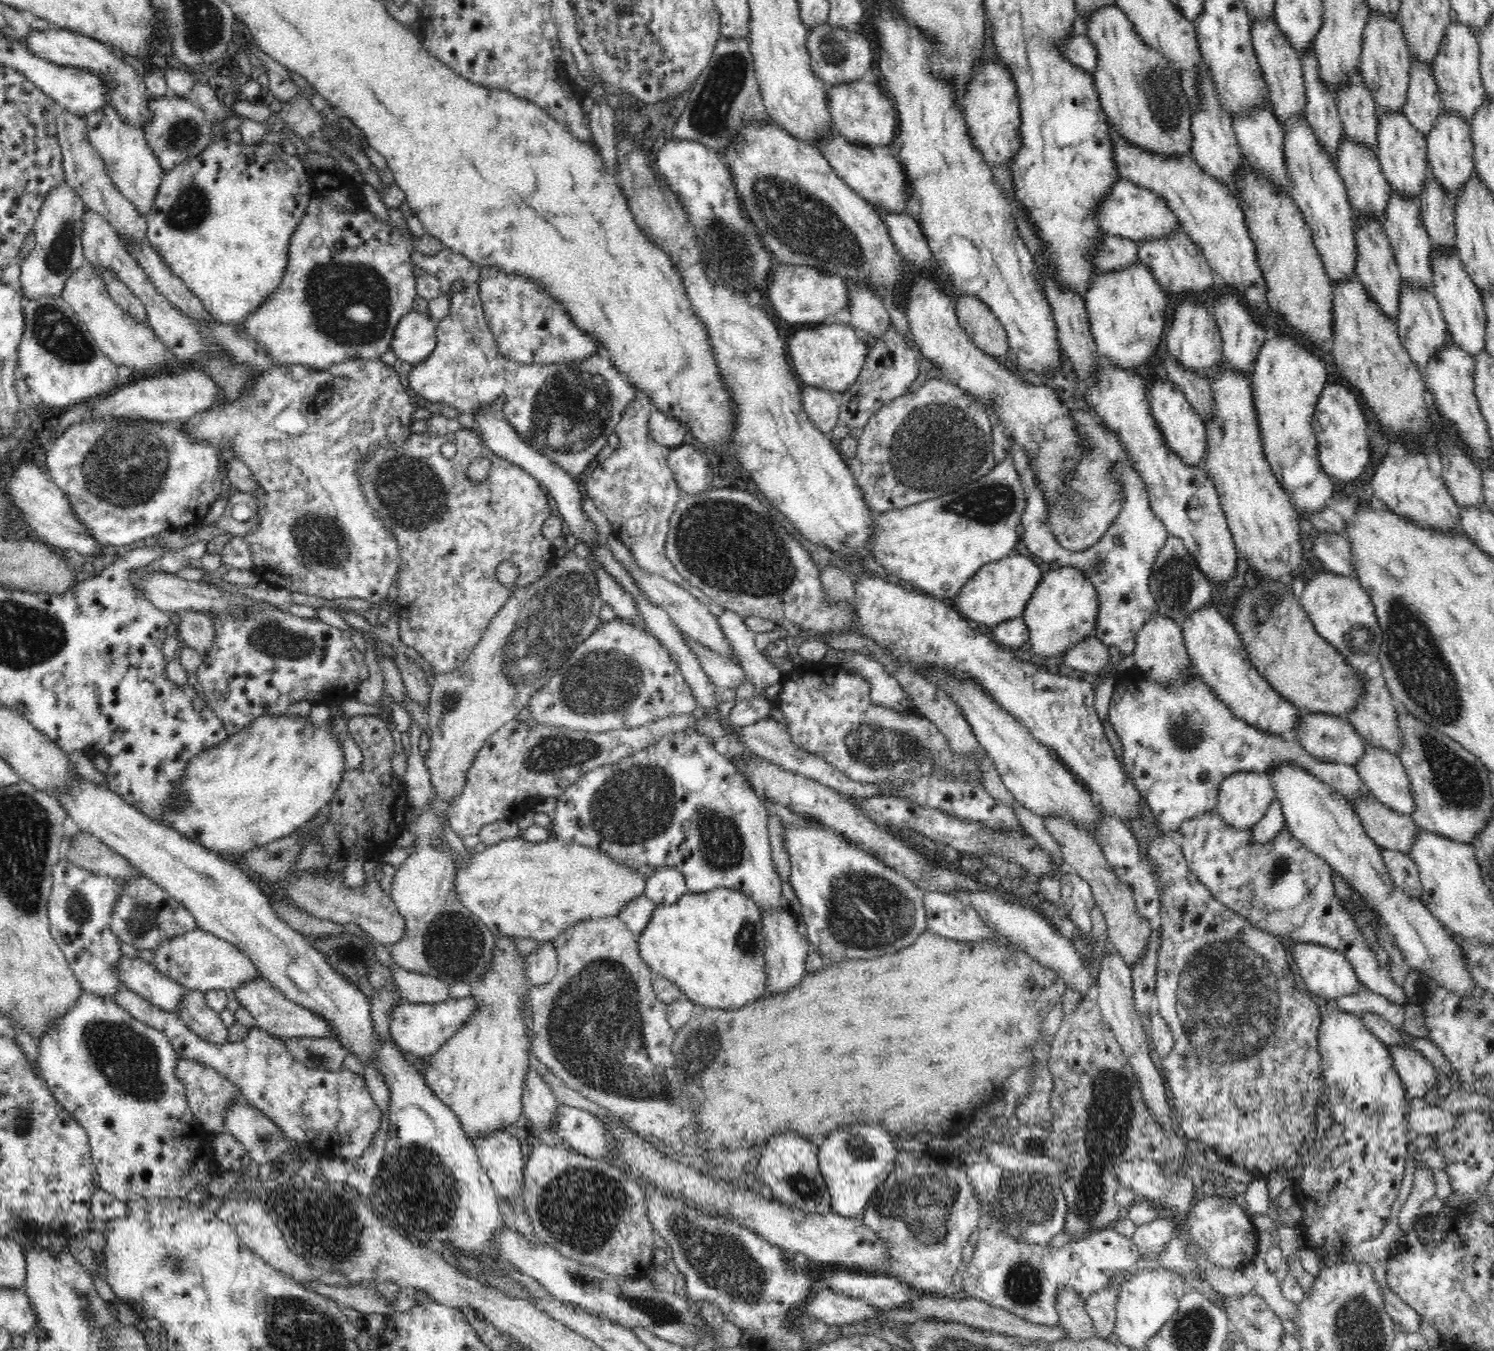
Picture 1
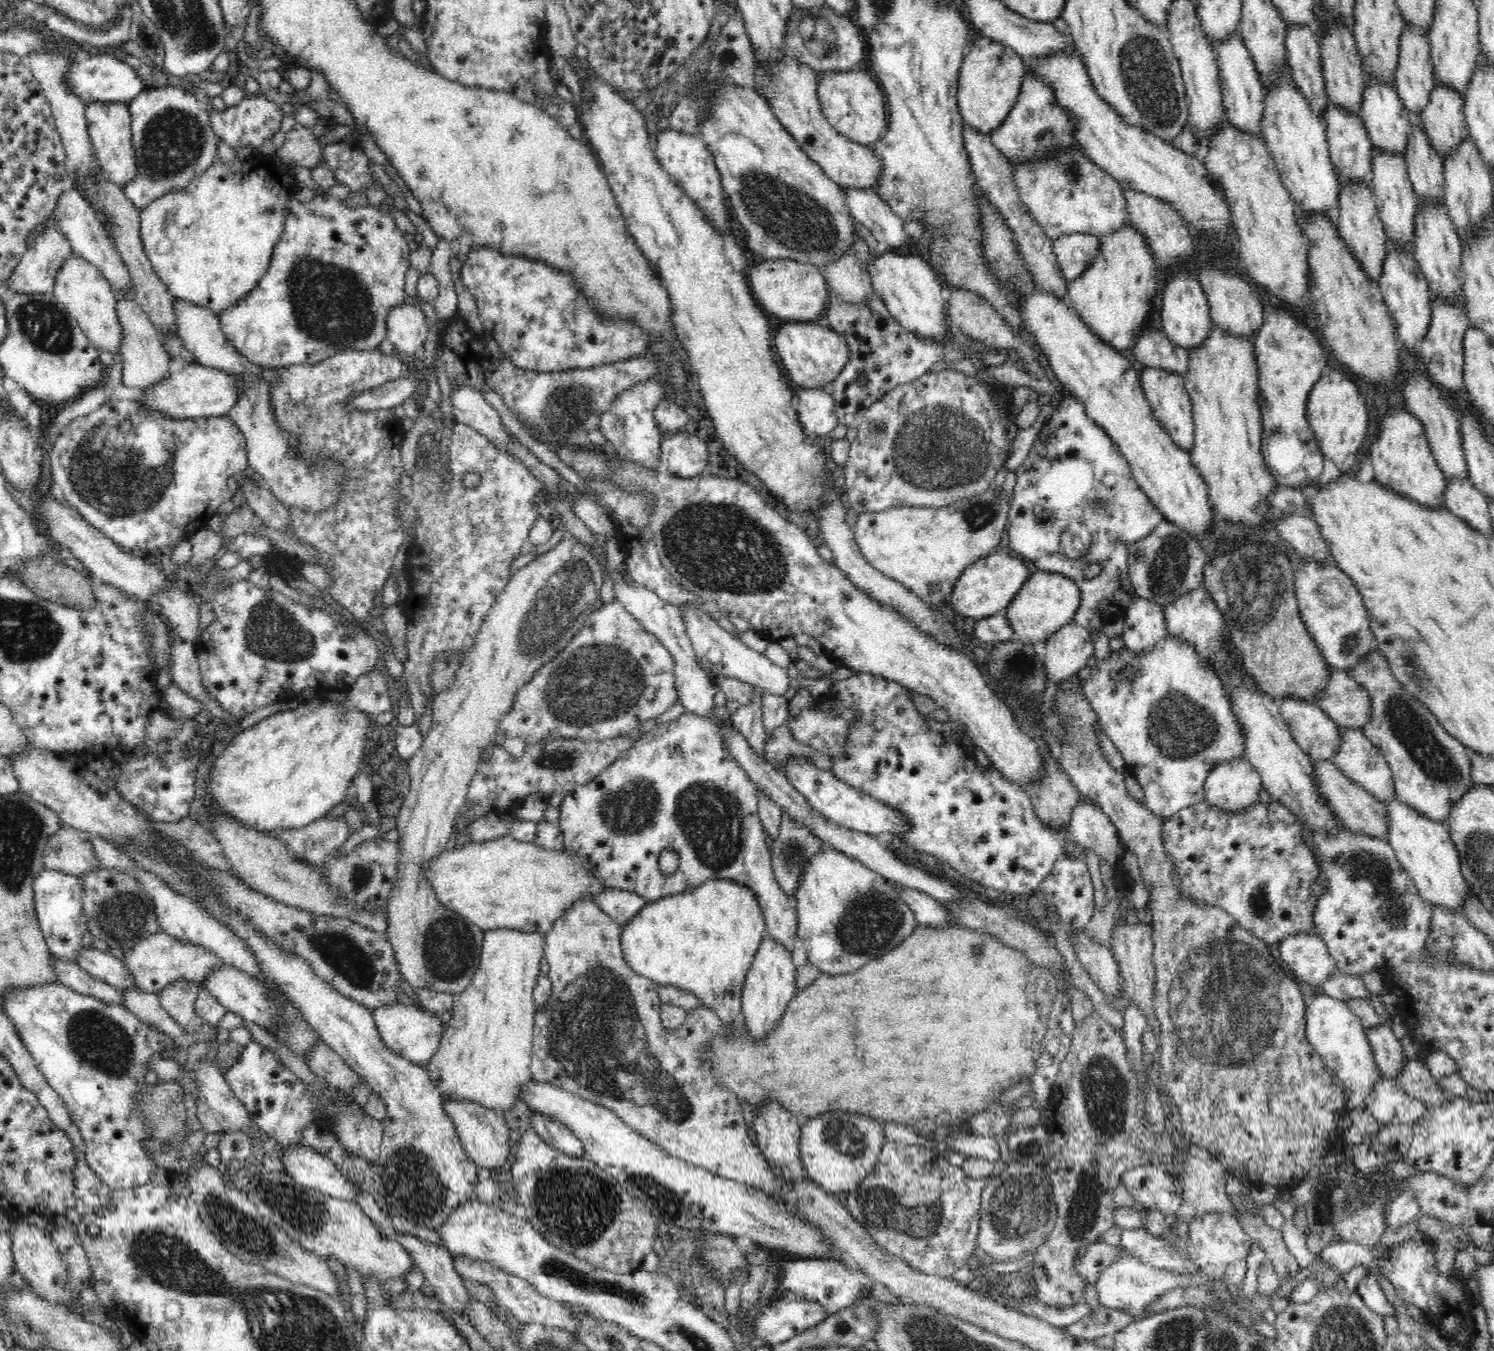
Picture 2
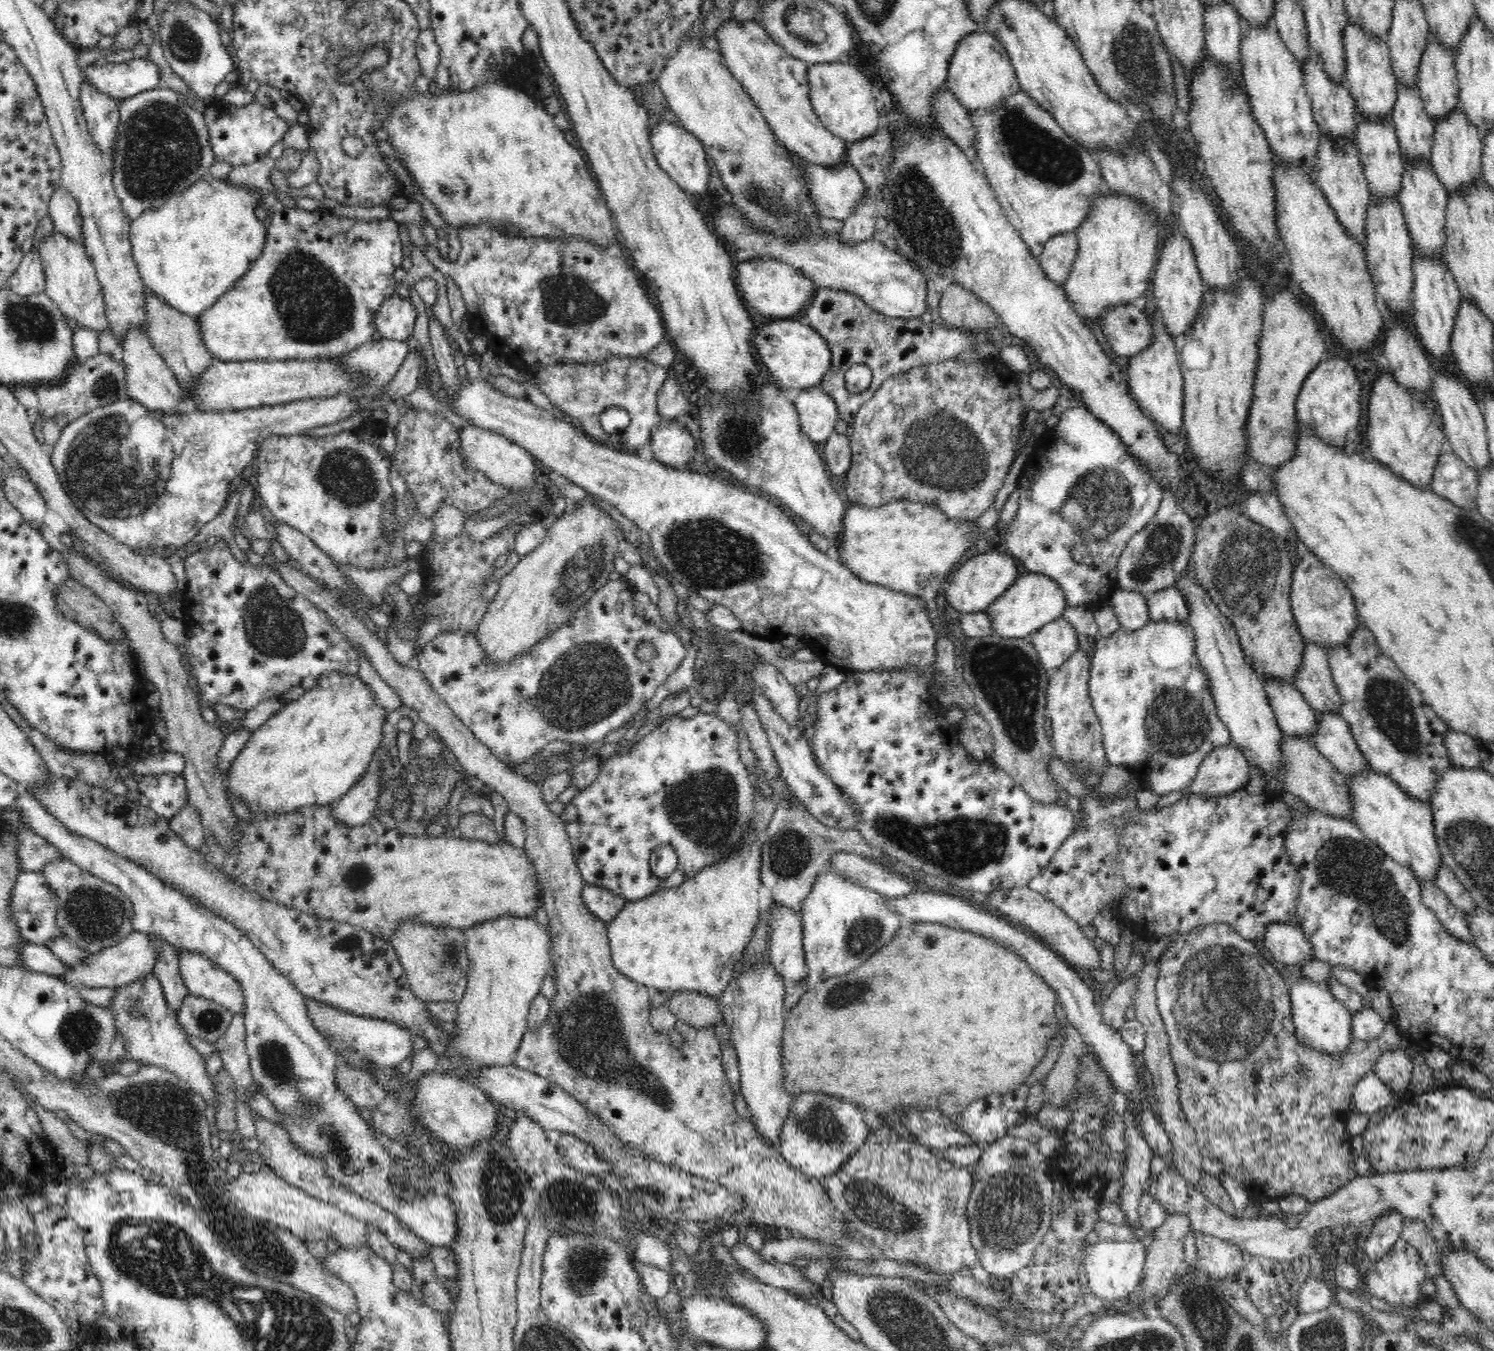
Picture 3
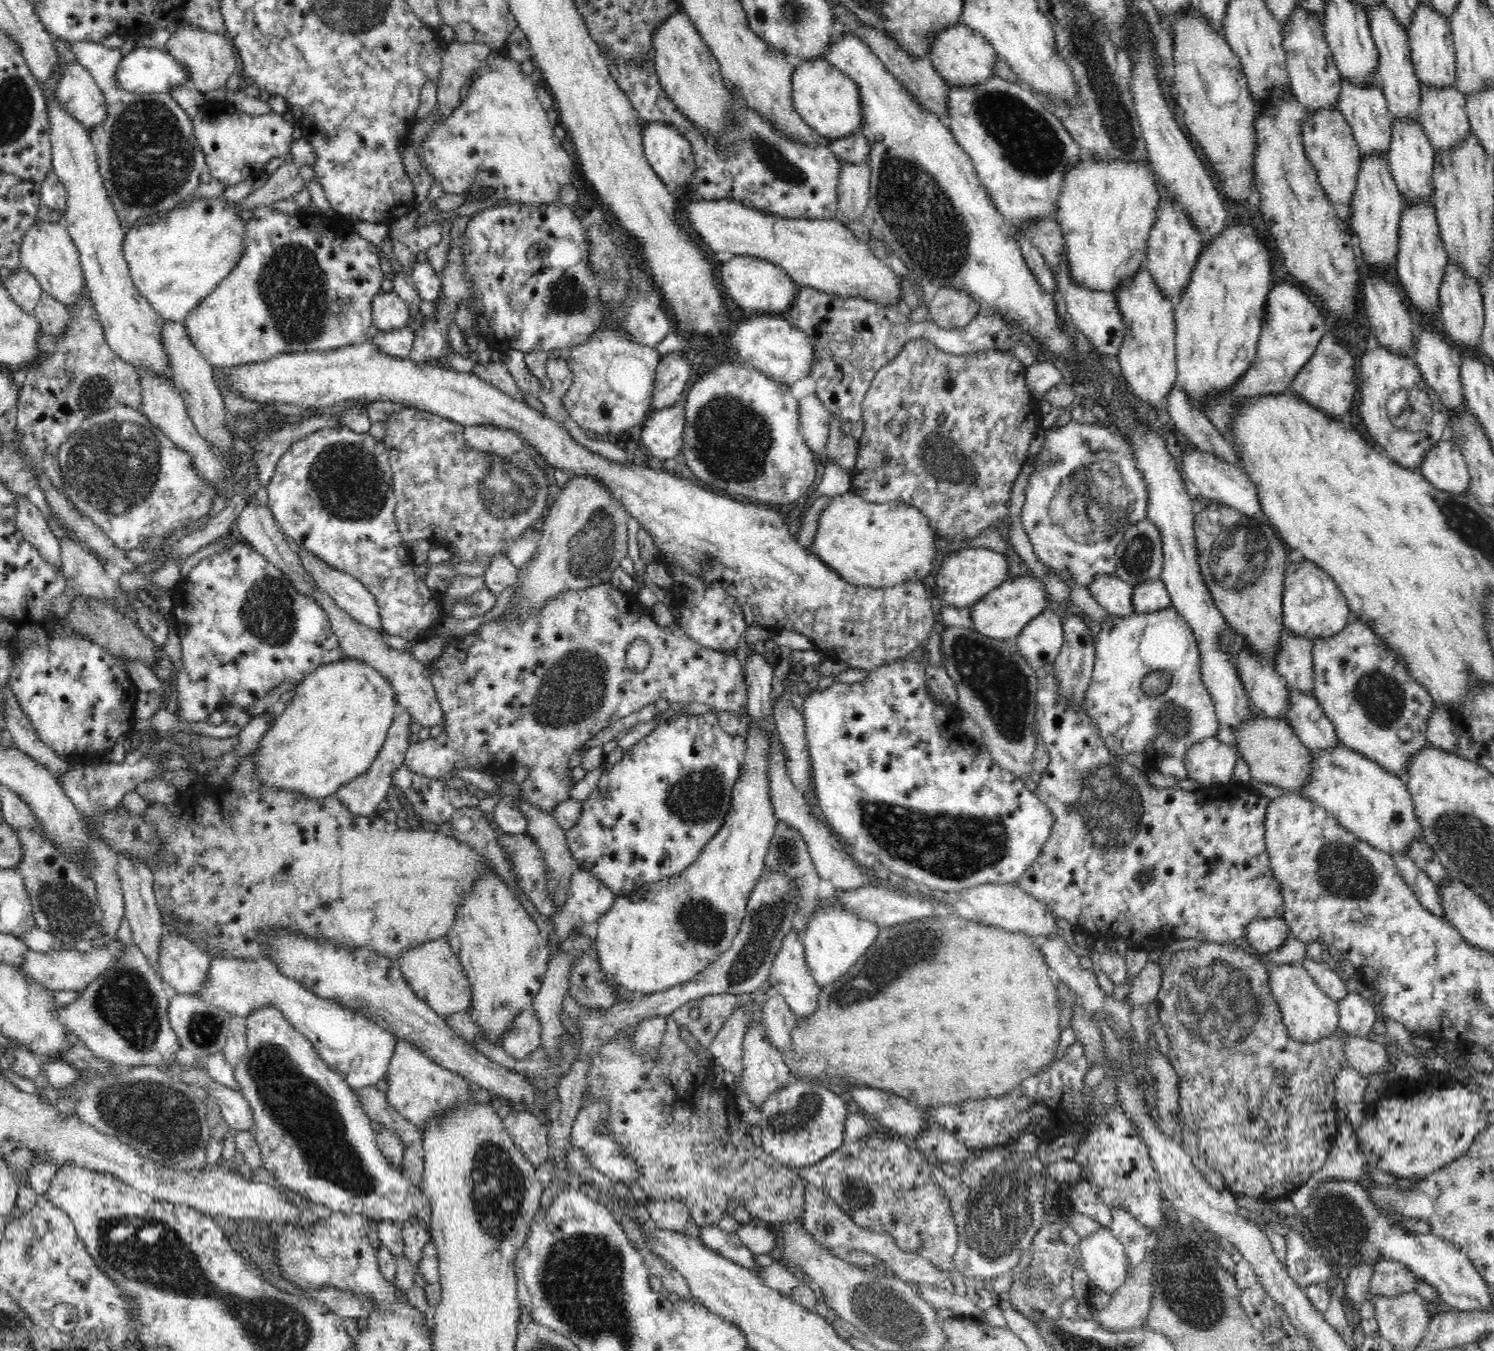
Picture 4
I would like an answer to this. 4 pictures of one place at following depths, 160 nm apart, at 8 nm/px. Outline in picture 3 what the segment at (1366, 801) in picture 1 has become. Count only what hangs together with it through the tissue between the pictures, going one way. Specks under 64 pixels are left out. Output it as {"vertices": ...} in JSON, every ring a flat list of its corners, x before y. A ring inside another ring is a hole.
{"vertices":[[1284,735,1281,742,1283,756,1283,788,1298,796,1308,807,1318,809,1336,818,1351,820,1353,813,1352,797,1345,781,1346,775,1337,771,1314,744,1298,735]]}

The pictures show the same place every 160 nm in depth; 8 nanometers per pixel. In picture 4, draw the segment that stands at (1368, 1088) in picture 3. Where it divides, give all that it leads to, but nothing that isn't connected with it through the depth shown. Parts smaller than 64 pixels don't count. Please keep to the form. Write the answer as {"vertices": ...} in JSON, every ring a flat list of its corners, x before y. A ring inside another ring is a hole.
{"vertices":[[1350,1066,1342,1068,1334,1079,1333,1093,1337,1108,1343,1109,1346,1104,1362,1102,1367,1084,1361,1072]]}

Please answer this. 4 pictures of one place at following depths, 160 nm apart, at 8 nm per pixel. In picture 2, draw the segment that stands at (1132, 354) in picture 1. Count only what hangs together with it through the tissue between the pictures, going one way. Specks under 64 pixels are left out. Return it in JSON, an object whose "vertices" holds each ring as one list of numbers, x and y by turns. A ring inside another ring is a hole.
{"vertices":[[1132,223,1122,225,1113,233,1099,237,1100,250,1097,257,1084,269,1078,278,1067,285,1067,302,1090,327,1090,331,1118,351,1131,349,1139,339,1142,329,1150,325,1150,300,1156,296,1158,286,1158,270,1150,245,1146,243,1146,235,1138,231]]}

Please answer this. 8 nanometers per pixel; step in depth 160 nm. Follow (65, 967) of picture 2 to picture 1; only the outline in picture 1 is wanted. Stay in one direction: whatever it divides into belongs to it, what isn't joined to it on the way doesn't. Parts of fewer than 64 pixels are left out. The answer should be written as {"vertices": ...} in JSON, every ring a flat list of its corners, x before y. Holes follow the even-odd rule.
{"vertices":[[120,985,119,989,113,1000,116,1005,126,1009,136,1020,166,1033,180,1059,195,1060,200,1064,210,1066,231,1080,239,1090,239,1094,247,1099,247,1104,263,1112,274,1124,277,1124,286,1139,296,1141,298,1144,327,1142,330,1158,340,1156,340,1158,352,1160,352,1158,362,1156,379,1132,383,1112,374,1102,362,1075,346,1069,340,1070,340,1072,328,1072,327,1070,308,1068,294,1058,294,1055,286,1048,284,1041,258,1028,250,1029,244,1040,210,1044,194,1034,186,1023,180,1020,176,1012,165,1011,150,1005,124,985]]}

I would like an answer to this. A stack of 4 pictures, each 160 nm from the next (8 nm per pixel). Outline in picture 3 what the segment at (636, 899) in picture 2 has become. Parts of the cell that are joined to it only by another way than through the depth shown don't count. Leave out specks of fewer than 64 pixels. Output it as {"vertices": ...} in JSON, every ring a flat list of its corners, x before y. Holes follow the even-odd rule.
{"vertices":[[586,885,582,888,582,899,586,908,600,921,608,924,628,900,613,894,606,888]]}

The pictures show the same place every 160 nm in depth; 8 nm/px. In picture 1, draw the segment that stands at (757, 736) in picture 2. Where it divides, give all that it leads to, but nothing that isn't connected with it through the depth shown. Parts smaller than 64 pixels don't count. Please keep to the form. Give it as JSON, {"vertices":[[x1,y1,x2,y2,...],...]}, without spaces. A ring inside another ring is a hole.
{"vertices":[[725,610,718,616,718,623,722,634,728,639,728,645,732,646,734,655,739,659,738,665,750,679,750,684,754,686,755,695,762,697,762,692,768,686,782,683,783,674,760,654,754,643,756,632,746,626,745,617]]}

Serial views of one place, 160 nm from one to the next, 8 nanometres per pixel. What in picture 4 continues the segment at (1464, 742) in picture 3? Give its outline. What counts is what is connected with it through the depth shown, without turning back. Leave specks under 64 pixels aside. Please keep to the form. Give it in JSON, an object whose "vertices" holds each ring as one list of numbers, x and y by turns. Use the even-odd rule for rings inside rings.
{"vertices":[[1435,702,1426,727,1428,744,1444,751,1457,752,1457,734,1453,728,1453,721,1448,708,1442,703]]}

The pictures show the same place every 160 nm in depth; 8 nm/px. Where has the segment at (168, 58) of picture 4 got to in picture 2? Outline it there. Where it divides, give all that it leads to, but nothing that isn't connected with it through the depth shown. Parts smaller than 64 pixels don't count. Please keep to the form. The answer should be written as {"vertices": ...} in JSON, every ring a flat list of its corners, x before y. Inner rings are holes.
{"vertices":[[114,51,104,55,86,56,74,61,66,74,66,81,84,104,100,103,128,103,135,96,146,90,142,78,134,68,126,64]]}

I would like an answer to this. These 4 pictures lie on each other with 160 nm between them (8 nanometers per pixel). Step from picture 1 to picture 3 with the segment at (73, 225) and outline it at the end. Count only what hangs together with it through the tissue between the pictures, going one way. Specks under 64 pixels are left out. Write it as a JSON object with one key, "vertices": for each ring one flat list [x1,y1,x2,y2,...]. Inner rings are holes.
{"vertices":[[35,245,22,258,19,267,6,283,6,288,20,296,34,296,45,290,45,274]]}

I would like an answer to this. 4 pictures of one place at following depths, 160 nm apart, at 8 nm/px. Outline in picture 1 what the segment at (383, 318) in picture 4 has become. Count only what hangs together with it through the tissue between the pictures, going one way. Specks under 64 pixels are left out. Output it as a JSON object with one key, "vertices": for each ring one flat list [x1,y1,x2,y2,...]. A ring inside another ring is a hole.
{"vertices":[[408,311,408,314,402,316,398,321,391,342,391,348,395,352,396,358,403,360,407,368,420,363,426,357,433,353,437,345,436,324,430,319,428,314,418,313,418,311]]}

